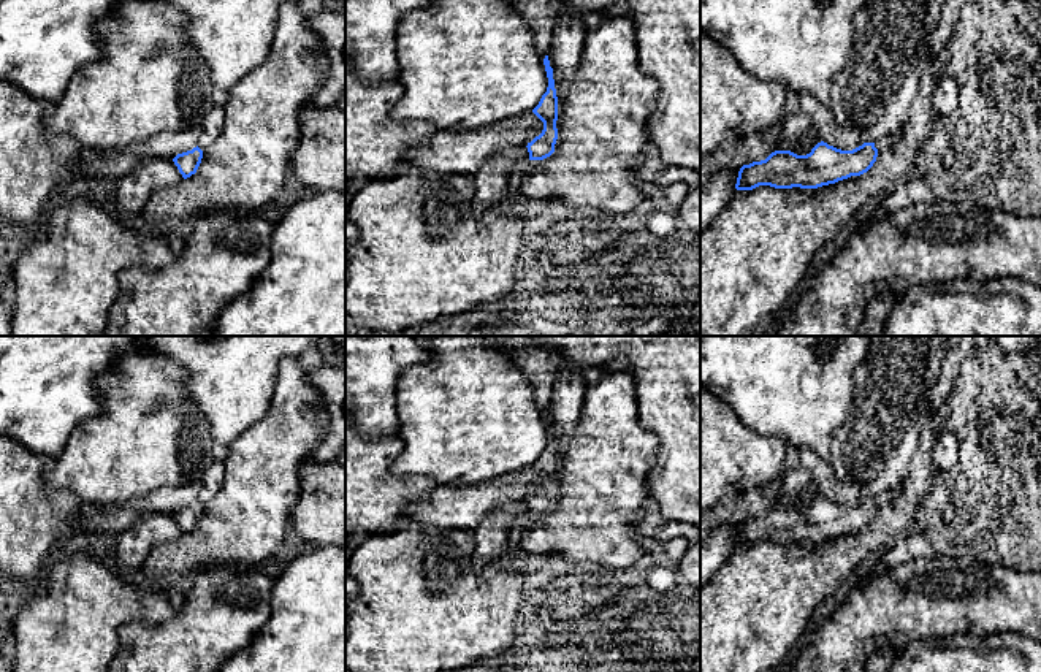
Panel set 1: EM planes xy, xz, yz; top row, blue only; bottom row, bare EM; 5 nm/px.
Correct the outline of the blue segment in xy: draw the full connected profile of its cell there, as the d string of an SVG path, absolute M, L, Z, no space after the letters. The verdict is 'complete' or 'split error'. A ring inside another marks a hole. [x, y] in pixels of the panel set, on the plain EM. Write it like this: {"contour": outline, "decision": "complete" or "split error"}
{"contour": "M196 501L192 506L177 509L173 517L177 521L184 534L196 528L203 514L203 506Z", "decision": "complete"}

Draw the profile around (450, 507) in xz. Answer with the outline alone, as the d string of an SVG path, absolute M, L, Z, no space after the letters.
M532 466L475 487L436 485L426 498L409 504L404 517L445 529L472 531L493 509L509 501L528 501L542 485L543 477Z

